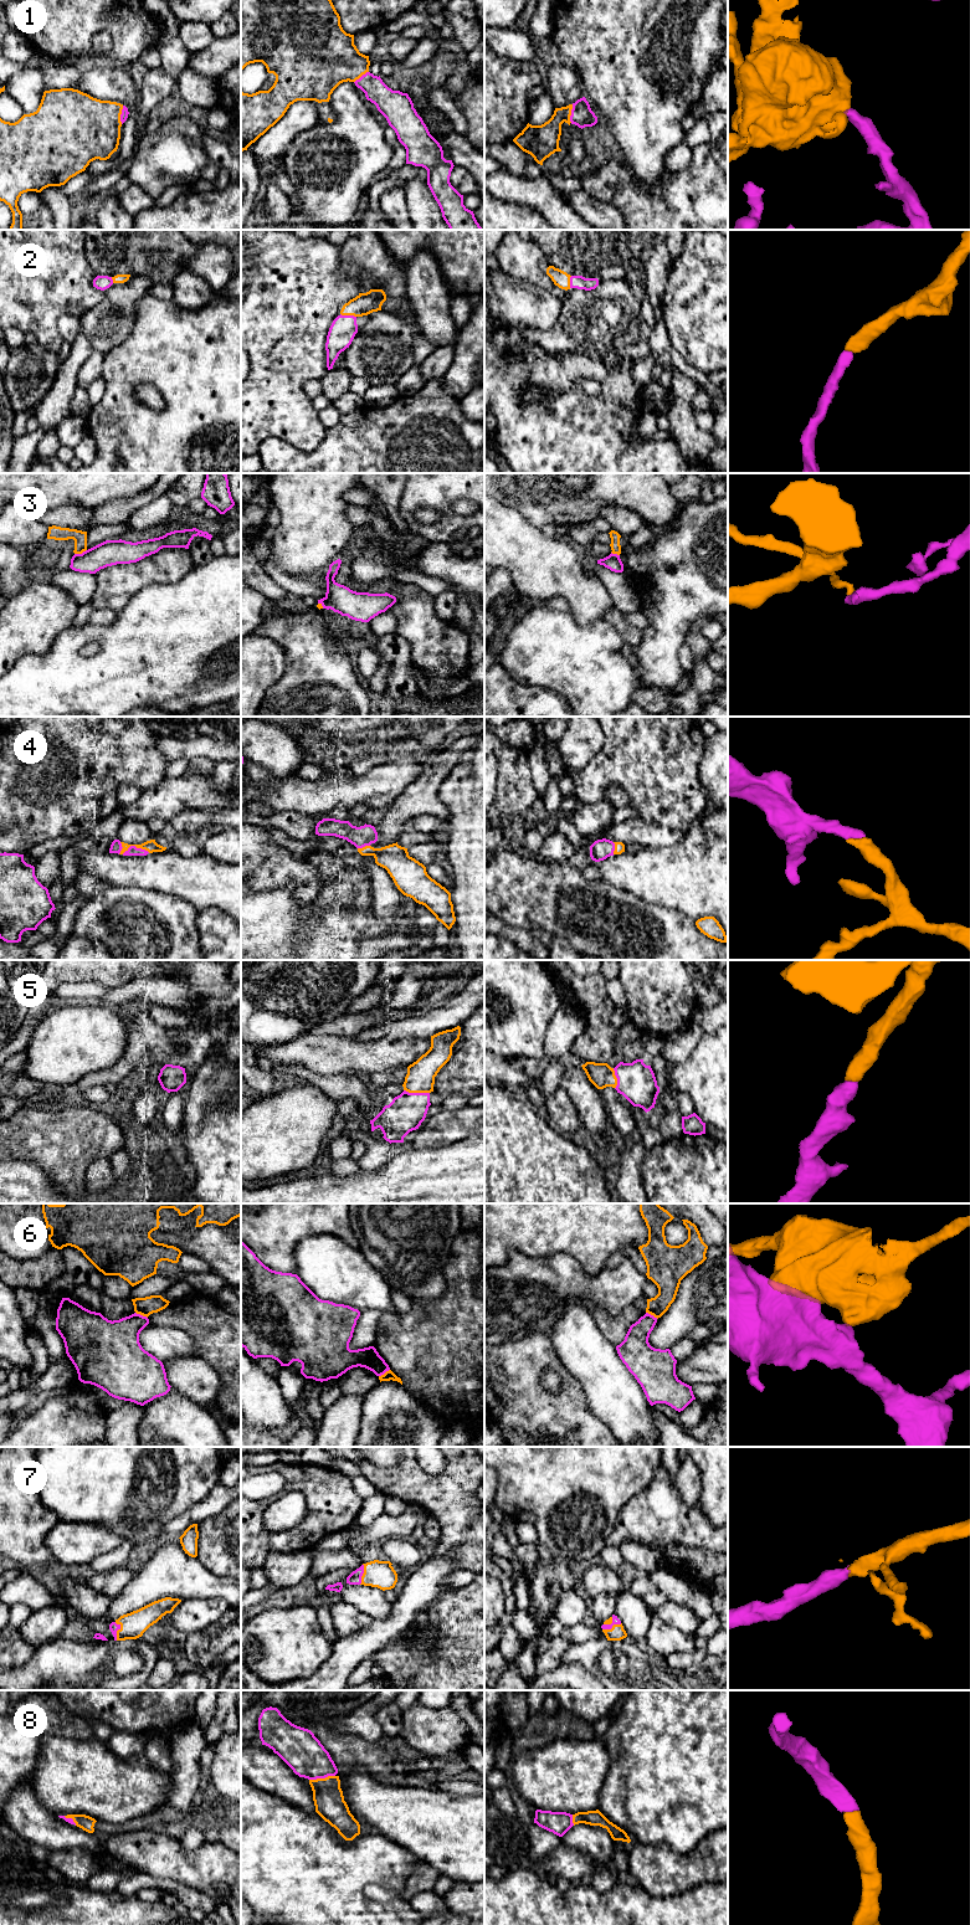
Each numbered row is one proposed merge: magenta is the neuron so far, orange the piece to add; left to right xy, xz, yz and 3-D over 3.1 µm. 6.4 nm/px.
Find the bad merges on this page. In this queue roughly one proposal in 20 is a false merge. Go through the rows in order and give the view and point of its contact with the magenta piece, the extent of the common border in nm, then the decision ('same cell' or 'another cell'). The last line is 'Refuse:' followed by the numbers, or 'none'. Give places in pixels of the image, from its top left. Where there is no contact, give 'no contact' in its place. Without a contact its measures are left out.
1: meets magenta in xy at (121, 114); contact 120 nm long; same cell
2: meets magenta in xz at (348, 316); contact 110 nm long; same cell
3: meets magenta in xy at (80, 554); contact 90 nm long; another cell
4: meets magenta in xy at (131, 846); contact 220 nm long; same cell
5: meets magenta in xz at (416, 1093); contact 170 nm long; same cell
6: meets magenta in xy at (142, 1315); contact 90 nm long; another cell
7: meets magenta in yz at (611, 1627); contact 130 nm long; same cell
8: meets magenta in xz at (322, 1777); contact 170 nm long; same cell
Refuse: 3, 6

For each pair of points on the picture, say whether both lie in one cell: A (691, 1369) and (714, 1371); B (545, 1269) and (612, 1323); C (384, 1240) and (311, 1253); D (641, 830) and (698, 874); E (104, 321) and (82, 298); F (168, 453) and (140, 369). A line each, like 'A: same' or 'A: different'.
A: same
B: different
C: different
D: different
E: different
F: same

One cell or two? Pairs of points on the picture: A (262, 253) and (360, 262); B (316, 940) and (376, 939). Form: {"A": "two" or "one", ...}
{"A": "two", "B": "one"}

